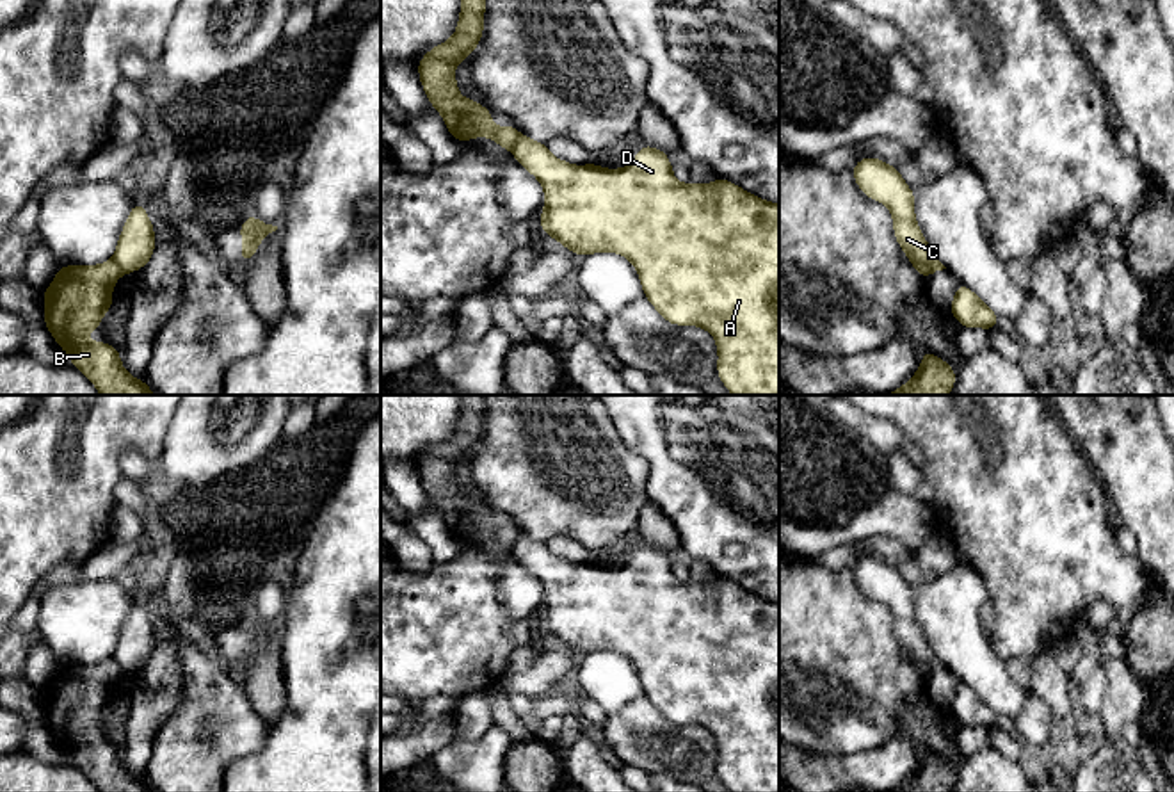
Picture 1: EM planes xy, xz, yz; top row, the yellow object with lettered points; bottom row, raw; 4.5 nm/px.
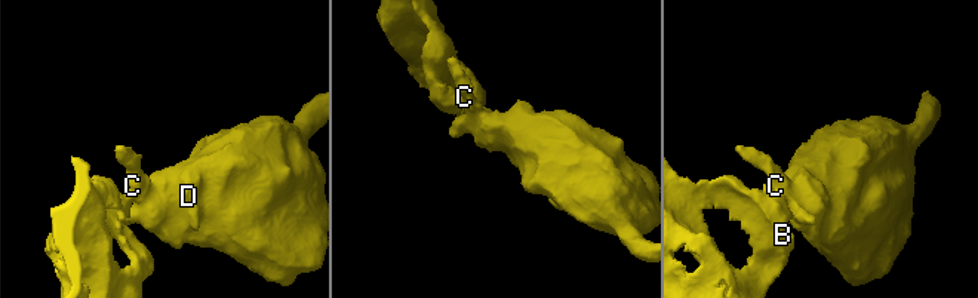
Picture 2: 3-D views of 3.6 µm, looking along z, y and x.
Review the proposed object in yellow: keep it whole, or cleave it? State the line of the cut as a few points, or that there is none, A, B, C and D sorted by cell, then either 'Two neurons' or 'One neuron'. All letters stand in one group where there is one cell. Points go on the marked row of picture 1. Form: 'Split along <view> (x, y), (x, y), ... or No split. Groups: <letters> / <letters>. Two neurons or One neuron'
Split along yz (908, 255), (931, 273). Groups: A C D / B. Two neurons

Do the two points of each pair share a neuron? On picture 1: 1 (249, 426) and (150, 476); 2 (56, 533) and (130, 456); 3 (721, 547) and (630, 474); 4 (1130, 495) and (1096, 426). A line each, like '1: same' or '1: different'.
1: different
2: different
3: different
4: same

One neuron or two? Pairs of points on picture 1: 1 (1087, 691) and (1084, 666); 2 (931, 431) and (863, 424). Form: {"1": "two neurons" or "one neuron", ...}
{"1": "two neurons", "2": "two neurons"}

